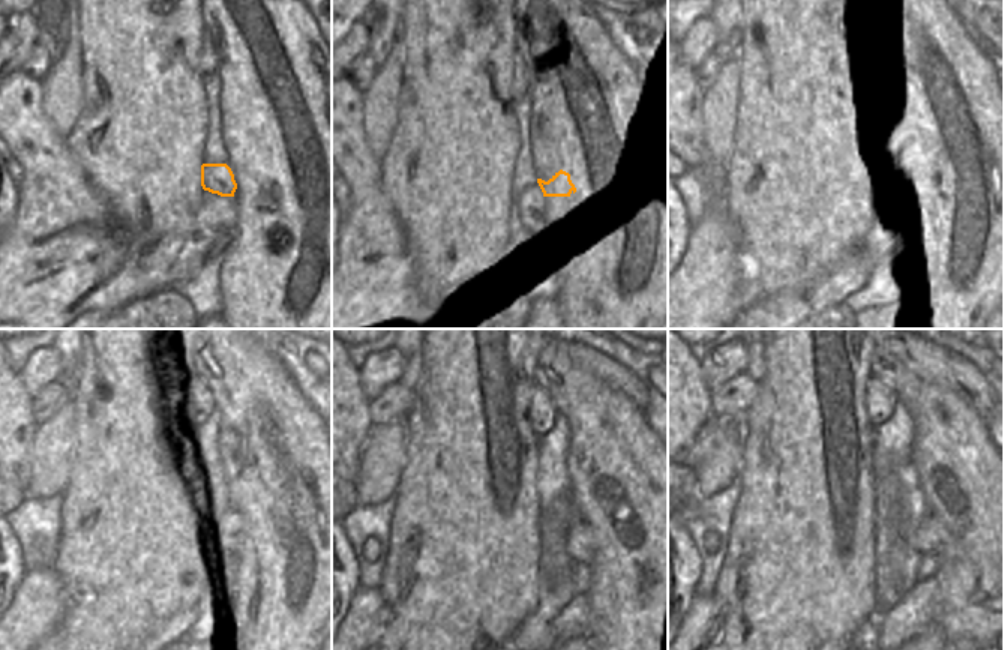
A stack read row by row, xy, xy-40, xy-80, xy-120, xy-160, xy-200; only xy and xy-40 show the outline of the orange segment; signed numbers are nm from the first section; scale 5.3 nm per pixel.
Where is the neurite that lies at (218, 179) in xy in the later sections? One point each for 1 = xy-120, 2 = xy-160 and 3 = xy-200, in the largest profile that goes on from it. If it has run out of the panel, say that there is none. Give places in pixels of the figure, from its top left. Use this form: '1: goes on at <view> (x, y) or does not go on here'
1: goes on at xy-120 (239, 530)
2: goes on at xy-160 (581, 544)
3: goes on at xy-200 (929, 535)

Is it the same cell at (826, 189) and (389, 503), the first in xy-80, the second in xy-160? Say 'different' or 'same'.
different

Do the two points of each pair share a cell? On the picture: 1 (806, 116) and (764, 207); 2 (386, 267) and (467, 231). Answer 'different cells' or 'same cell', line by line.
1: same cell
2: different cells

